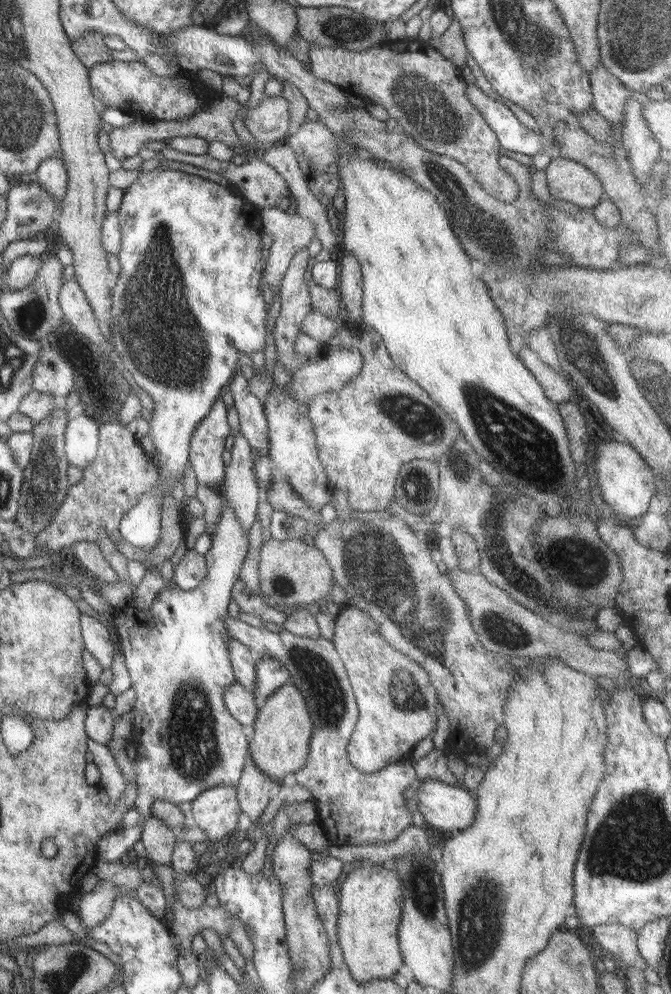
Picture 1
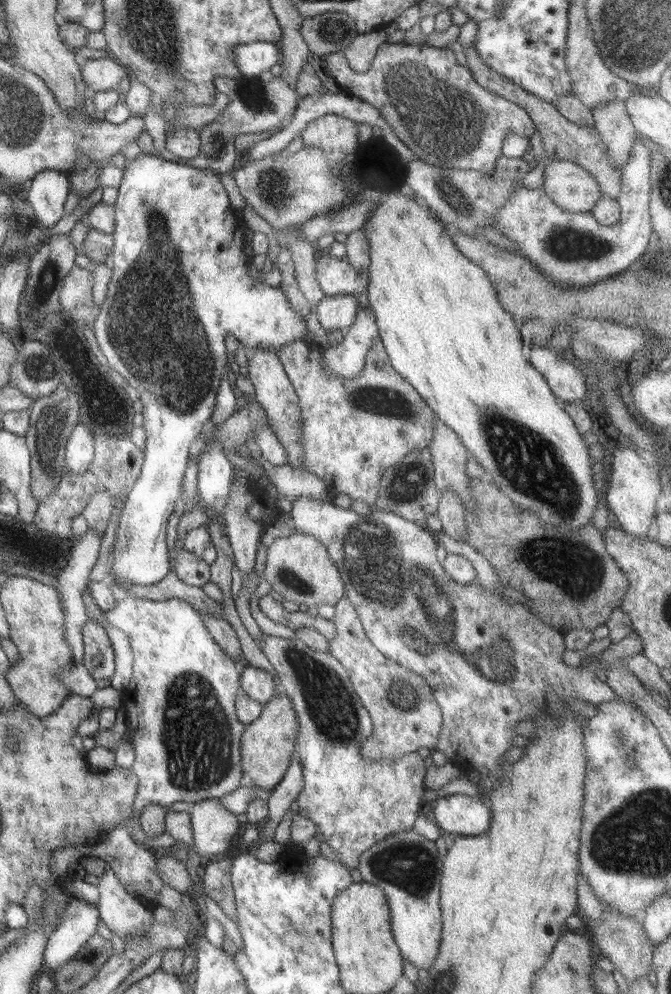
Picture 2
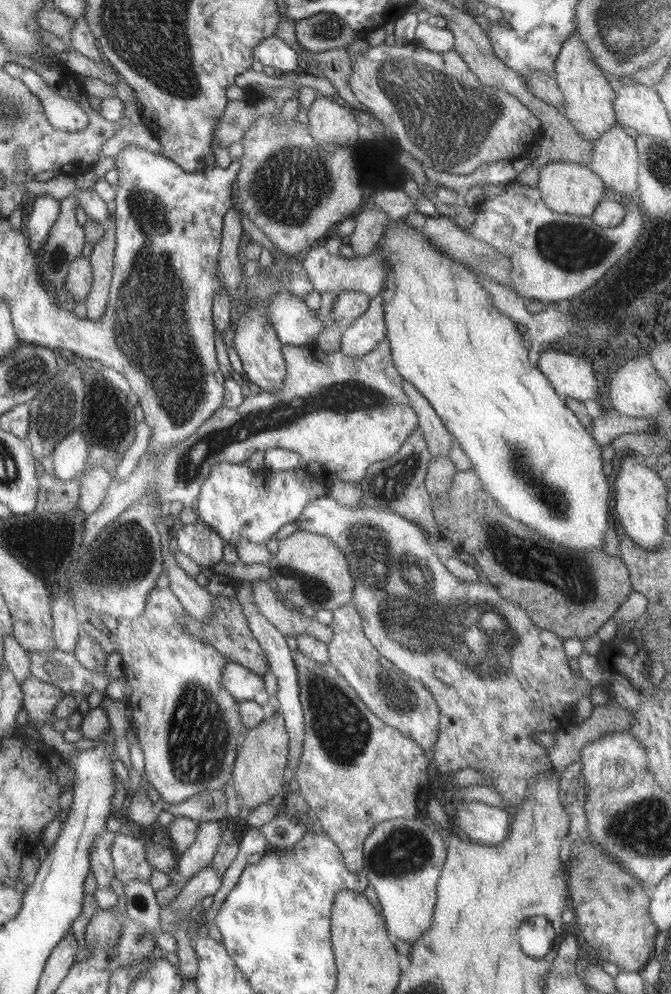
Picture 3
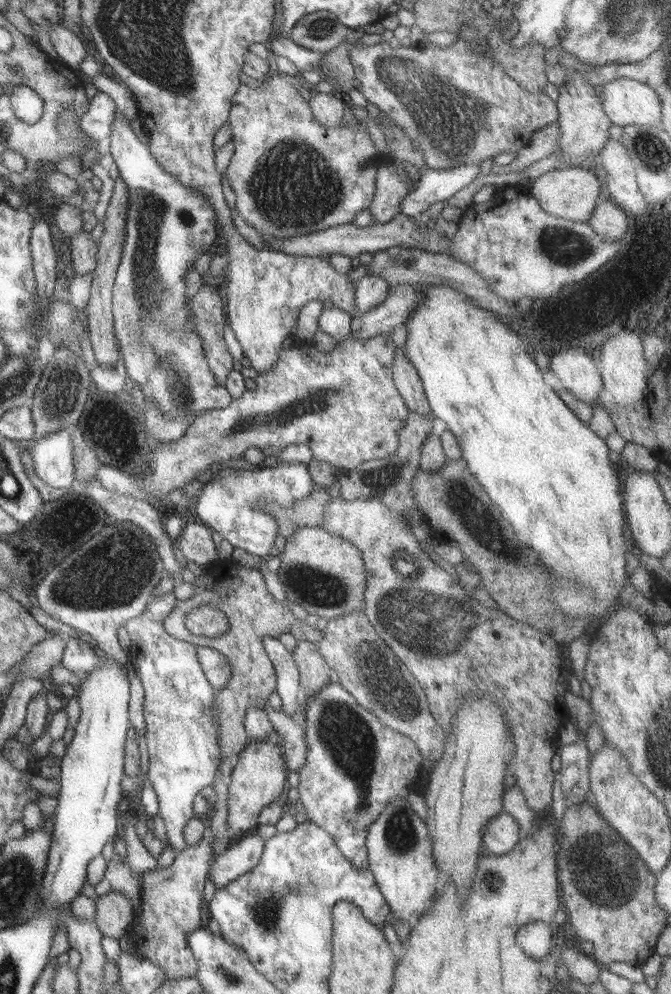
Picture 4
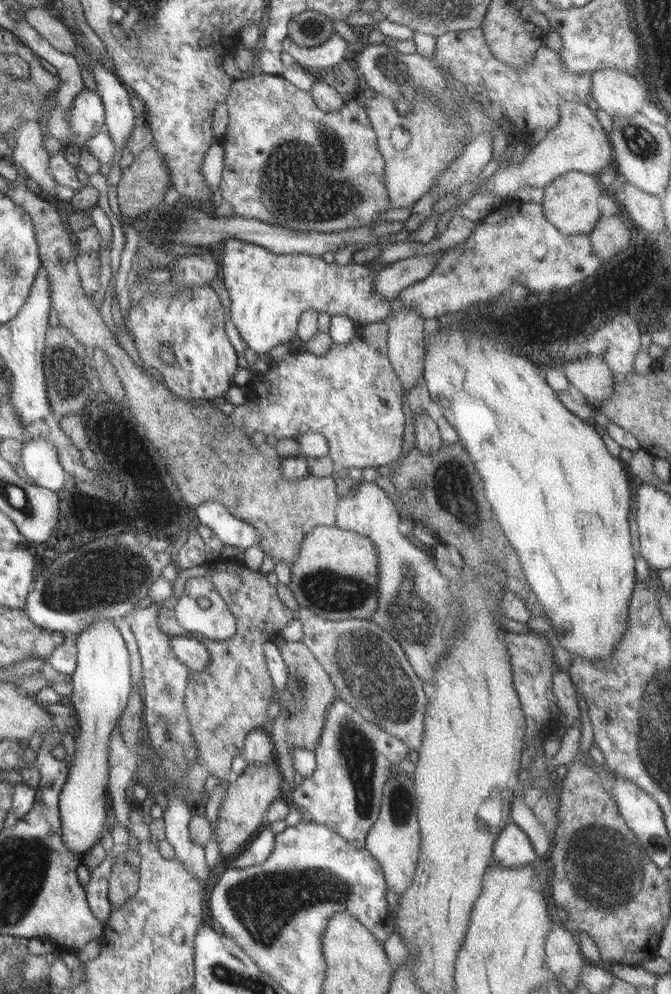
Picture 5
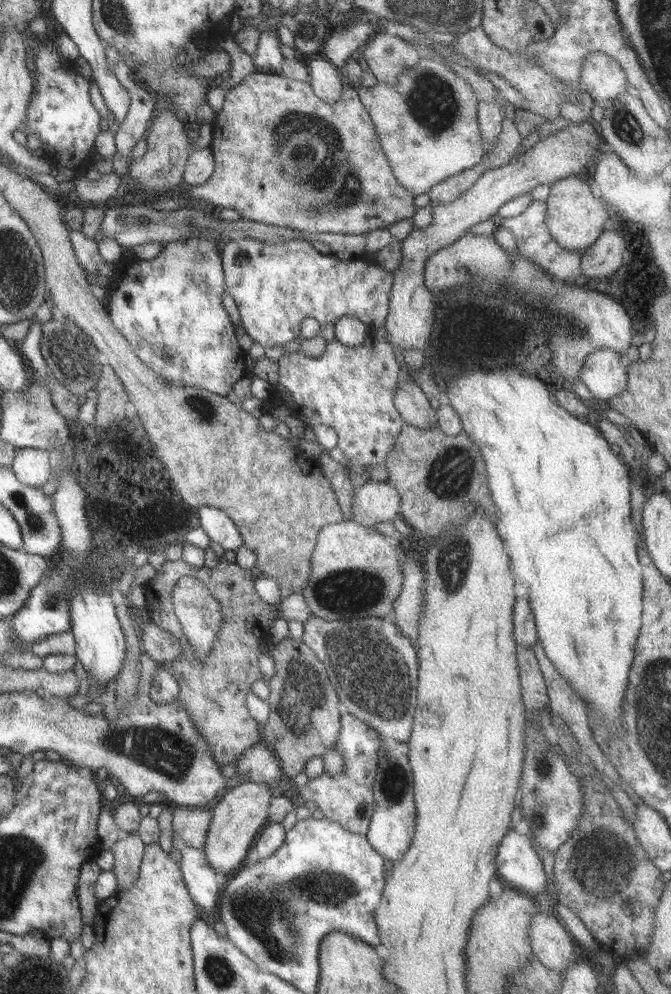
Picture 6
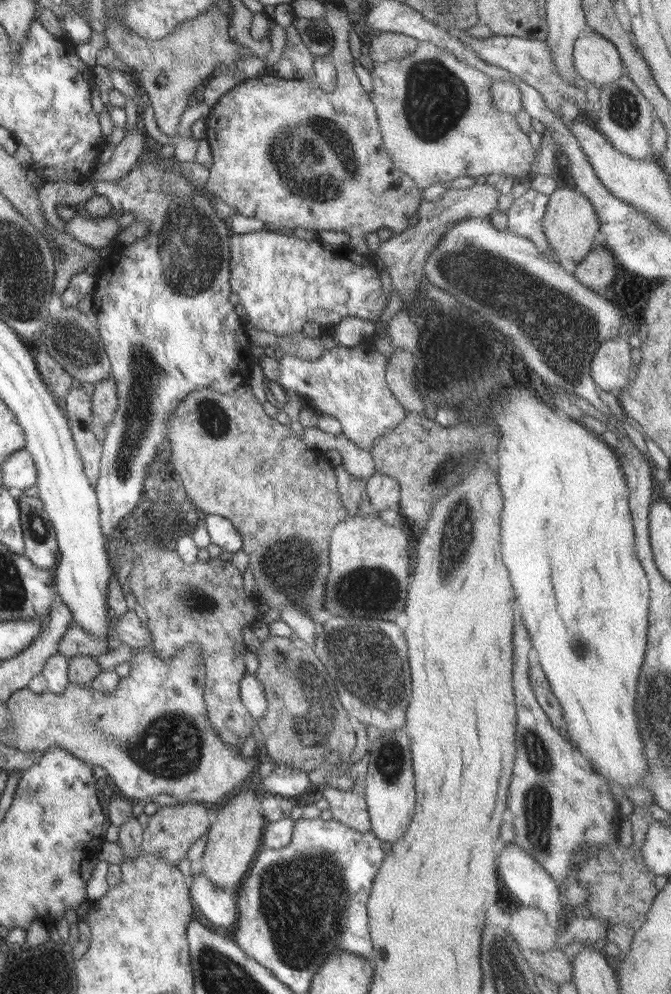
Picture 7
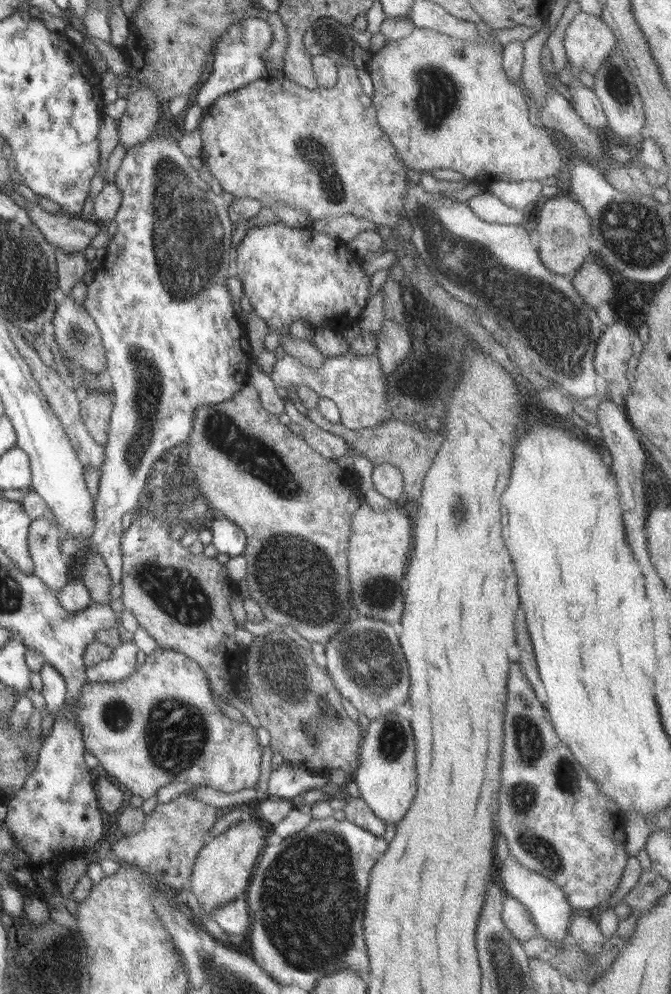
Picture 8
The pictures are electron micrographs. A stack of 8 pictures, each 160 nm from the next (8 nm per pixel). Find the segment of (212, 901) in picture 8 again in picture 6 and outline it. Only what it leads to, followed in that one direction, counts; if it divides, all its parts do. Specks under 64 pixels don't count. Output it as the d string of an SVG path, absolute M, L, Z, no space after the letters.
M243 778L239 786L231 788L224 793L212 812L210 826L206 837L205 852L210 866L216 871L229 877L244 866L246 854L250 844L254 842L256 834L262 830L262 824L269 815L270 801L273 798L270 784L252 782Z

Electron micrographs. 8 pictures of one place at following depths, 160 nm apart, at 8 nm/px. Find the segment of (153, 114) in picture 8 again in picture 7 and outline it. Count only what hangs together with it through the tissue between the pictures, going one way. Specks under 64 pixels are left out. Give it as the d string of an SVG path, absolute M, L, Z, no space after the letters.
M136 129L124 136L120 144L114 146L112 158L105 164L98 163L98 166L92 172L90 179L95 182L106 182L110 180L120 180L137 166L137 161L143 153L146 145L146 136Z

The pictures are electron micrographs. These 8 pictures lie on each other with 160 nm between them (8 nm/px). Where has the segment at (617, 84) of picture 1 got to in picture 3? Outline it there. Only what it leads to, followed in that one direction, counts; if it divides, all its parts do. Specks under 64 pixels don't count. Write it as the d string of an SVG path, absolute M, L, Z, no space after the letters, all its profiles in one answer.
M616 122L593 143L591 160L584 166L590 167L606 186L622 196L636 194L640 165L635 138Z

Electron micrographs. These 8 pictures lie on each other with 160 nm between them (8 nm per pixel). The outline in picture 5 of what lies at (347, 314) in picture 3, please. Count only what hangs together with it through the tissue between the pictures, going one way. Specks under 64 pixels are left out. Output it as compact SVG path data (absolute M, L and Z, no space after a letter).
M447 249L389 263L375 274L374 291L382 298L393 301L402 290L422 282L423 278L431 274L444 253L447 253Z

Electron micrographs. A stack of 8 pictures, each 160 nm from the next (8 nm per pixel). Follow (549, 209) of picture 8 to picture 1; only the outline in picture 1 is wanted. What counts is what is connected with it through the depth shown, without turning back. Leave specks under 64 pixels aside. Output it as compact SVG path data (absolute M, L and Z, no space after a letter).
M553 155L545 168L547 183L556 201L572 202L581 209L592 210L605 190L598 177L582 163Z

